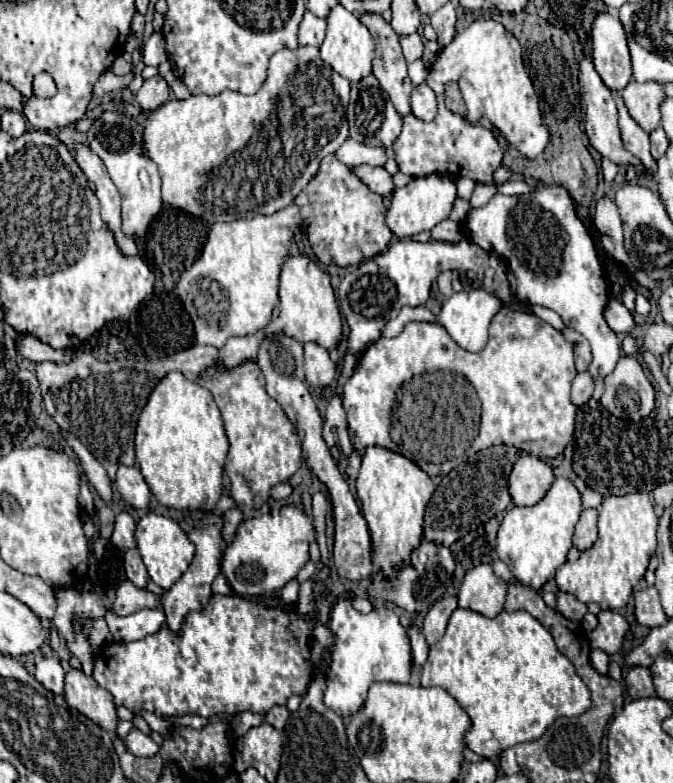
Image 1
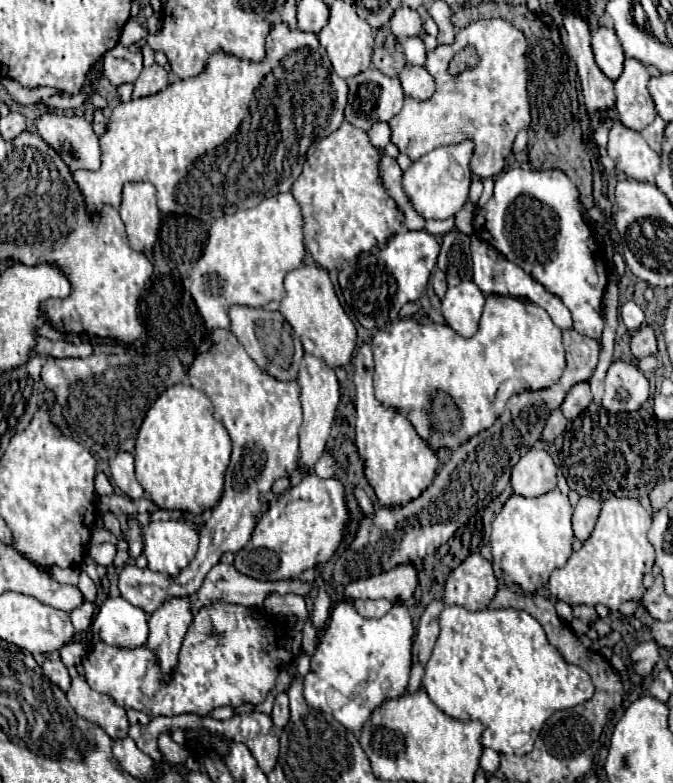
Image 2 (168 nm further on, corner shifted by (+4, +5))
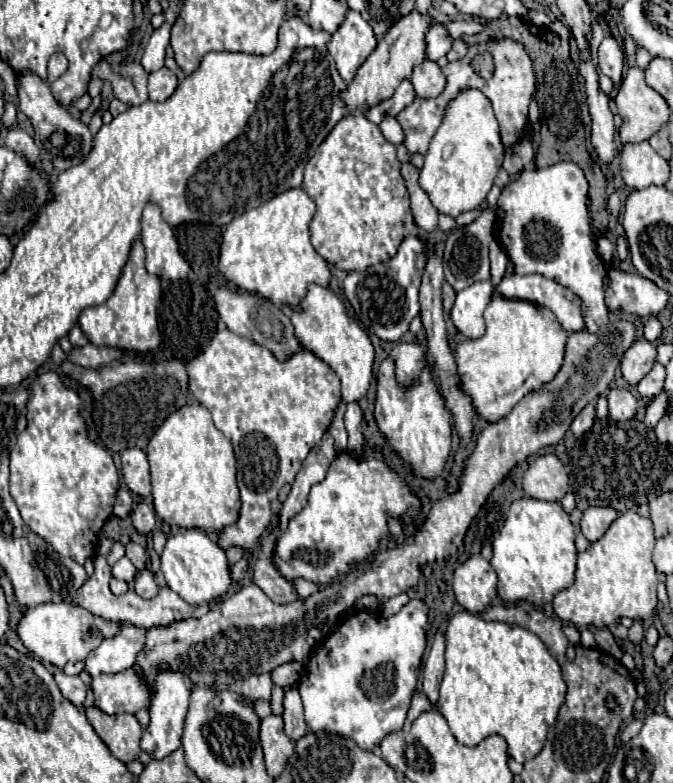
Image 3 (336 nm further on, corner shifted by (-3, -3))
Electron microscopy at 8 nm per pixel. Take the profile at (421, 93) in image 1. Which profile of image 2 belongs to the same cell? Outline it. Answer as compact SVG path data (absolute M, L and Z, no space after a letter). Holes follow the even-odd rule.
M405 66L405 72L401 72L399 80L401 80L405 96L419 100L419 102L429 100L435 92L435 80L423 66L421 68Z

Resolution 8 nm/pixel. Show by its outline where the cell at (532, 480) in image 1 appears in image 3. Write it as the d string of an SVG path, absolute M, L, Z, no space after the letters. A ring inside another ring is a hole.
M554 454L538 456L524 472L522 486L530 498L550 502L558 502L570 490L564 464Z

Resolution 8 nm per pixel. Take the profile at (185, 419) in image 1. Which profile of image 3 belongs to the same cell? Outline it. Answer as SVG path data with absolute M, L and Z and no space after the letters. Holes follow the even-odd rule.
M190 404L176 410L156 430L148 442L148 460L152 474L152 498L156 514L172 528L200 528L204 532L220 532L234 524L240 514L240 494L236 486L236 458L232 442L214 426L210 412L200 404Z

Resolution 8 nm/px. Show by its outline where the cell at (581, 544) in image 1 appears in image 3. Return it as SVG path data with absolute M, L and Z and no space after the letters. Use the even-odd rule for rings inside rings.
M590 506L582 520L580 520L580 528L582 534L590 540L596 542L598 538L604 536L604 532L610 528L610 524L616 520L618 512L614 508L602 508L602 506Z

